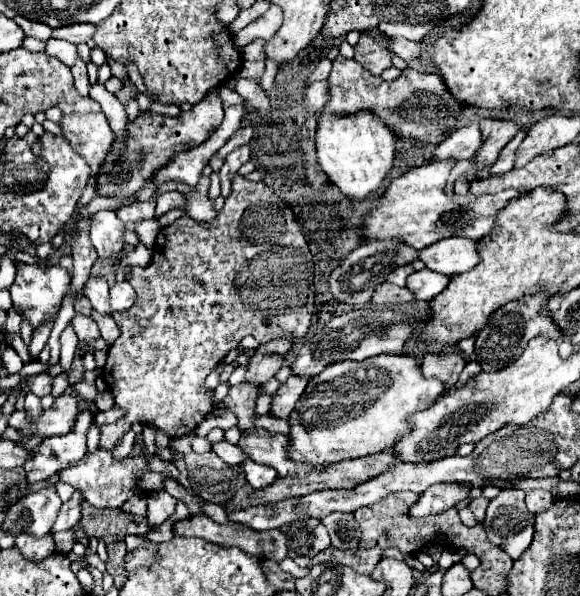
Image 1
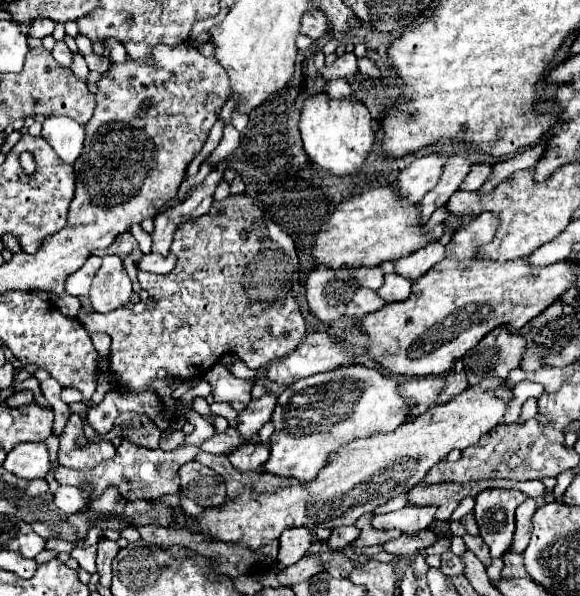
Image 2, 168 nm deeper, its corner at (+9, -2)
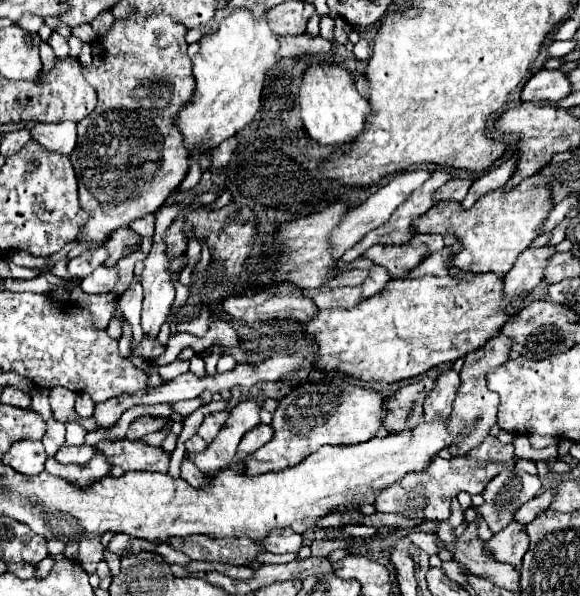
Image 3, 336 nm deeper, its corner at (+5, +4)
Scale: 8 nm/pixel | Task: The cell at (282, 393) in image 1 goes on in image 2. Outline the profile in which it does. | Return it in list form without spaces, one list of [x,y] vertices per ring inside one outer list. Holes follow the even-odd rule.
[[[265,394],[259,400],[251,400],[237,418],[237,430],[241,430],[241,438],[255,438],[259,428],[271,420],[277,398],[273,394]]]

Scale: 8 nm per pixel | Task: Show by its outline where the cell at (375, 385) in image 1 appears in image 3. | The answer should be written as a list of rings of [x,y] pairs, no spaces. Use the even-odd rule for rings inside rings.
[[[341,376],[299,384],[279,400],[271,422],[271,428],[275,430],[273,440],[245,458],[245,472],[279,472],[297,466],[325,444],[357,444],[369,440],[385,424],[385,416],[385,398],[377,390],[353,386]]]

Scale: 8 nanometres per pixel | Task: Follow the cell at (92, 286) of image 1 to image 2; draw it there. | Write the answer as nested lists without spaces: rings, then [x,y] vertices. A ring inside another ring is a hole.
[[[91,256],[85,266],[73,274],[69,274],[69,278],[65,280],[65,290],[71,296],[89,296],[89,288],[91,288],[91,280],[95,276],[95,272],[101,266],[101,258],[99,256]]]

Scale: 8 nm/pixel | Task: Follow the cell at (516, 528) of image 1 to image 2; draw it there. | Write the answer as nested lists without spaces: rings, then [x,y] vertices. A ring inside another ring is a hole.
[[[505,488],[483,490],[475,498],[475,520],[491,556],[499,558],[509,550],[515,532],[515,510],[525,500],[527,494]]]

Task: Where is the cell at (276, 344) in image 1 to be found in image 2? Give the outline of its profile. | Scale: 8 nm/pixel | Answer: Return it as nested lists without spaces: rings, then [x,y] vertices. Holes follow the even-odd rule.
[[[239,360],[233,364],[230,372],[238,378],[251,379],[256,376],[258,370],[248,368],[244,362]]]

